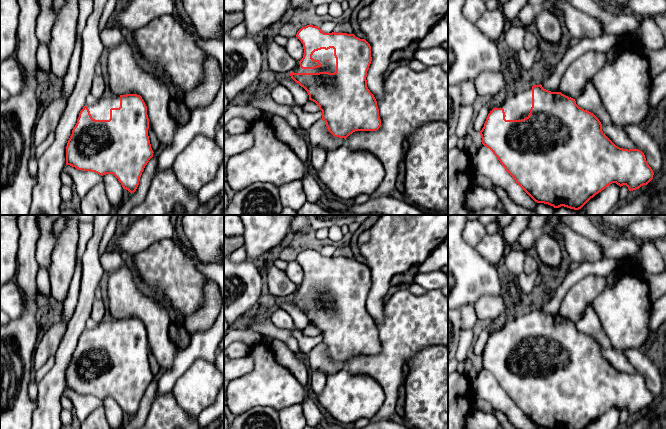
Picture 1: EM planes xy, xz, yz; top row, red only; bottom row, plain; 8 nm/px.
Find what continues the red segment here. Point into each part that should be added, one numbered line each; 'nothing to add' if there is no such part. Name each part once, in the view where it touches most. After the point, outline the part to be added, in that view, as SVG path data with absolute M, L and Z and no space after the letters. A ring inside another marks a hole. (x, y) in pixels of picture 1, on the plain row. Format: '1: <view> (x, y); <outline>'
1: xz (322, 279); M330 272L328 274L321 273L315 275L312 279L314 284L318 284L322 290L315 293L302 293L298 286L298 289L293 294L294 297L319 297L319 296L336 296L336 282L334 280L334 273Z

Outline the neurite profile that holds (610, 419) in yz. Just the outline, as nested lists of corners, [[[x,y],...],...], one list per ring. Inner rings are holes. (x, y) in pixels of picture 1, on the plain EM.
[[[612,407],[591,422],[585,429],[616,429],[621,425],[619,419],[620,410]]]

